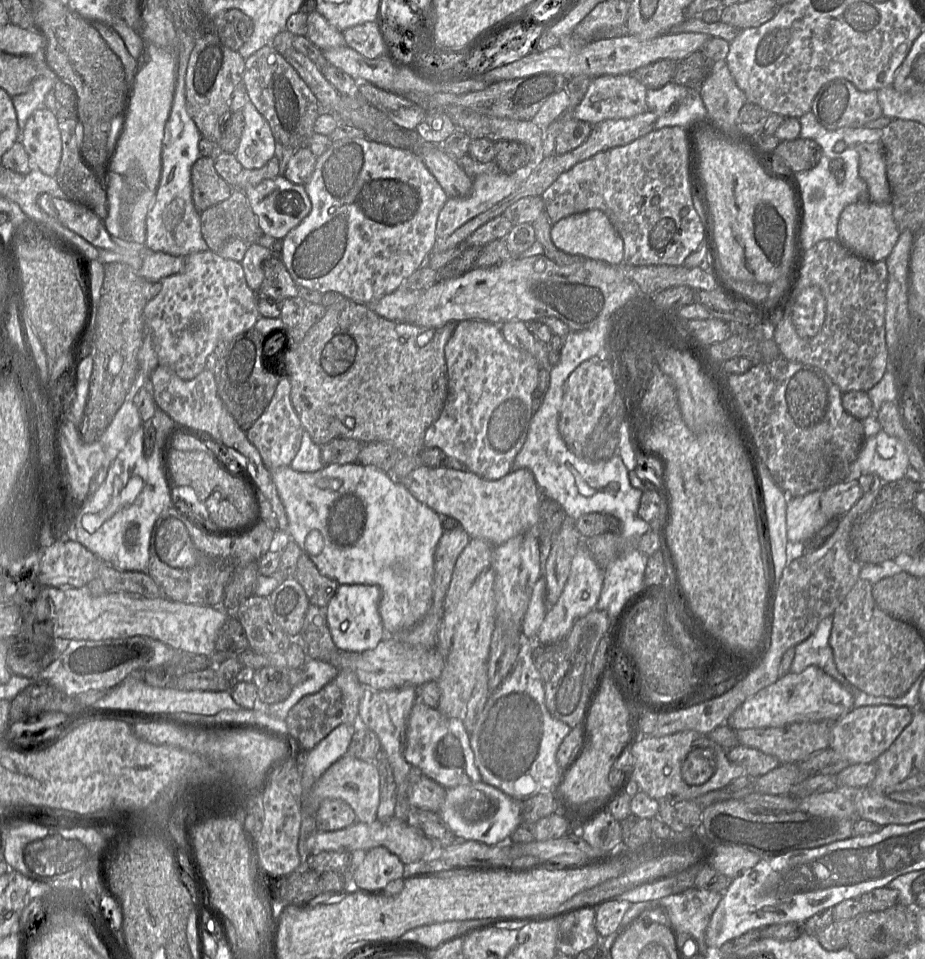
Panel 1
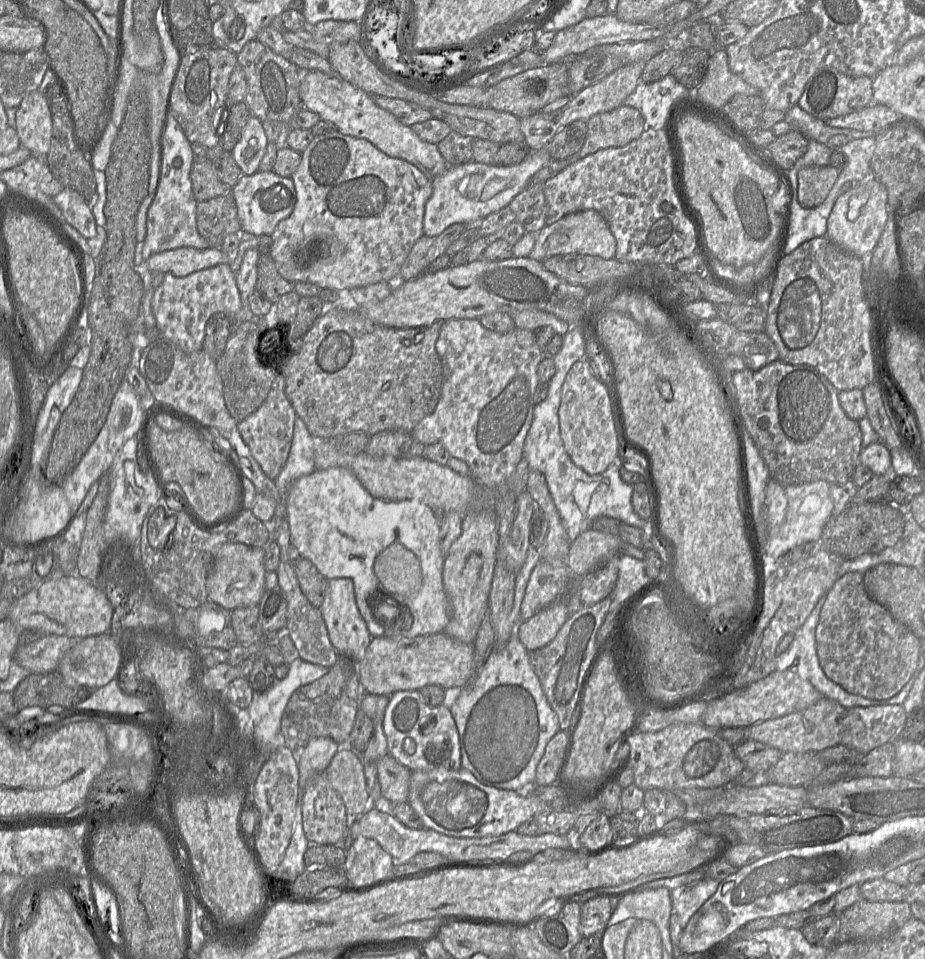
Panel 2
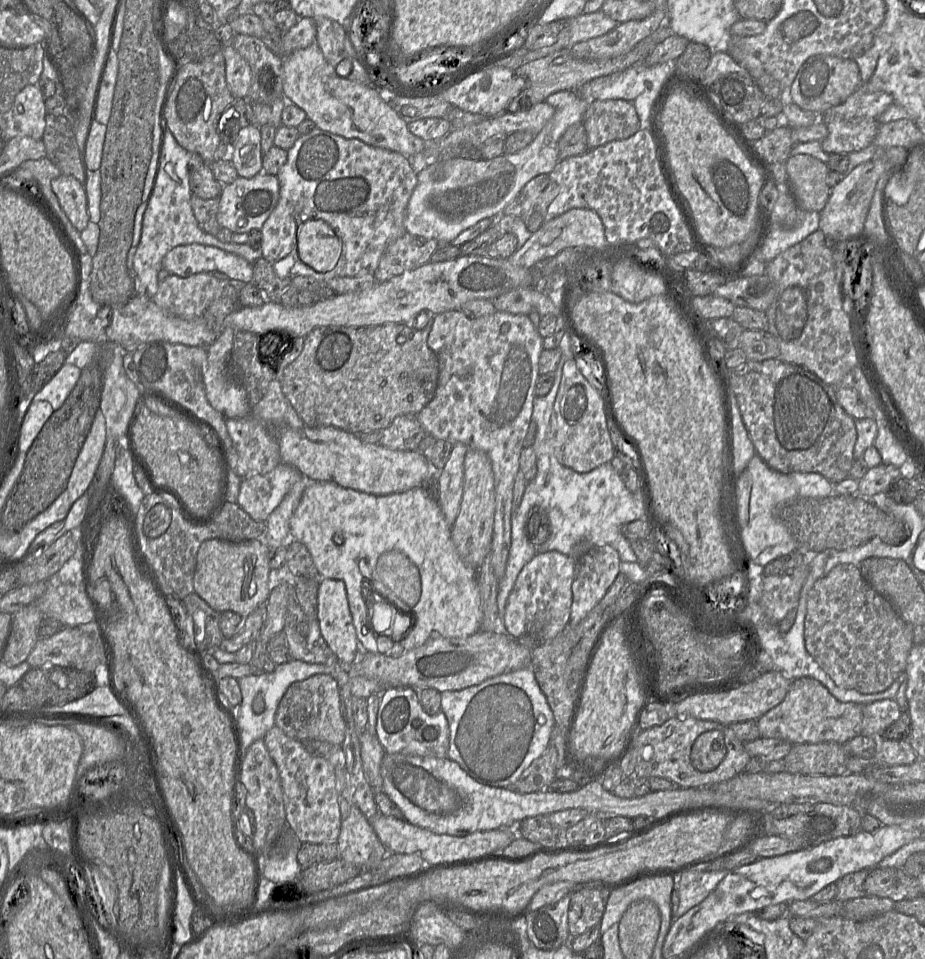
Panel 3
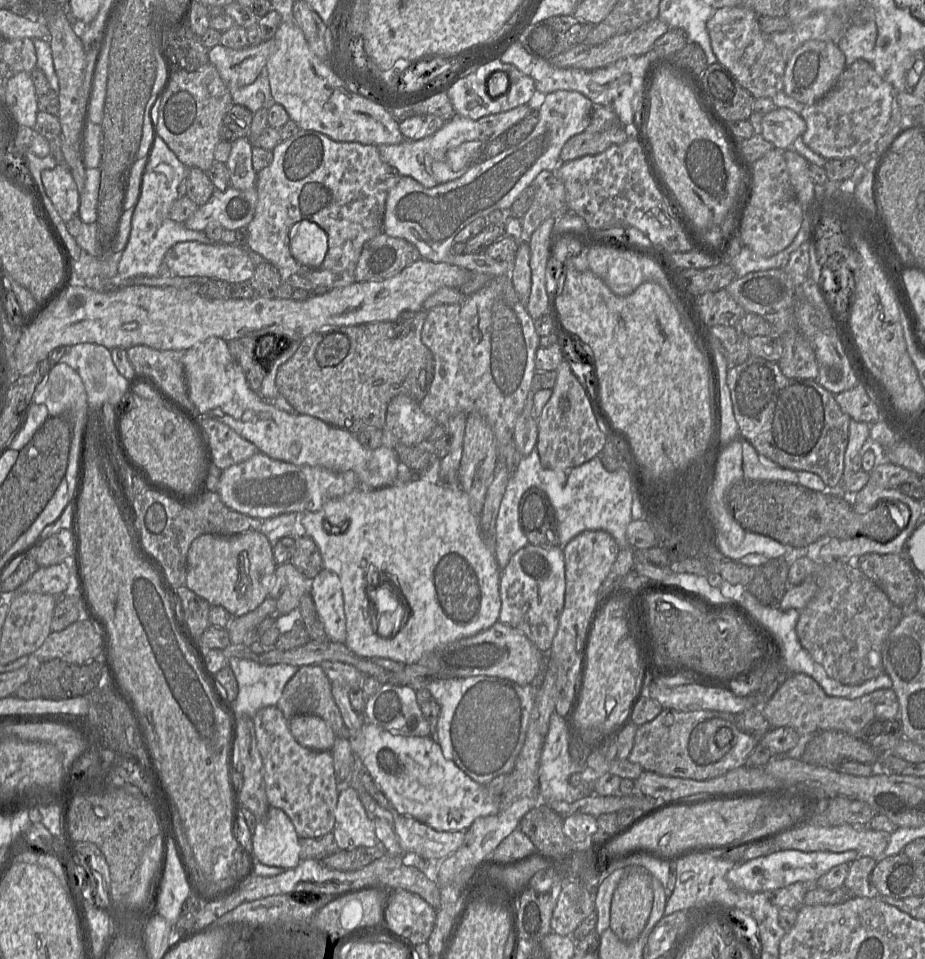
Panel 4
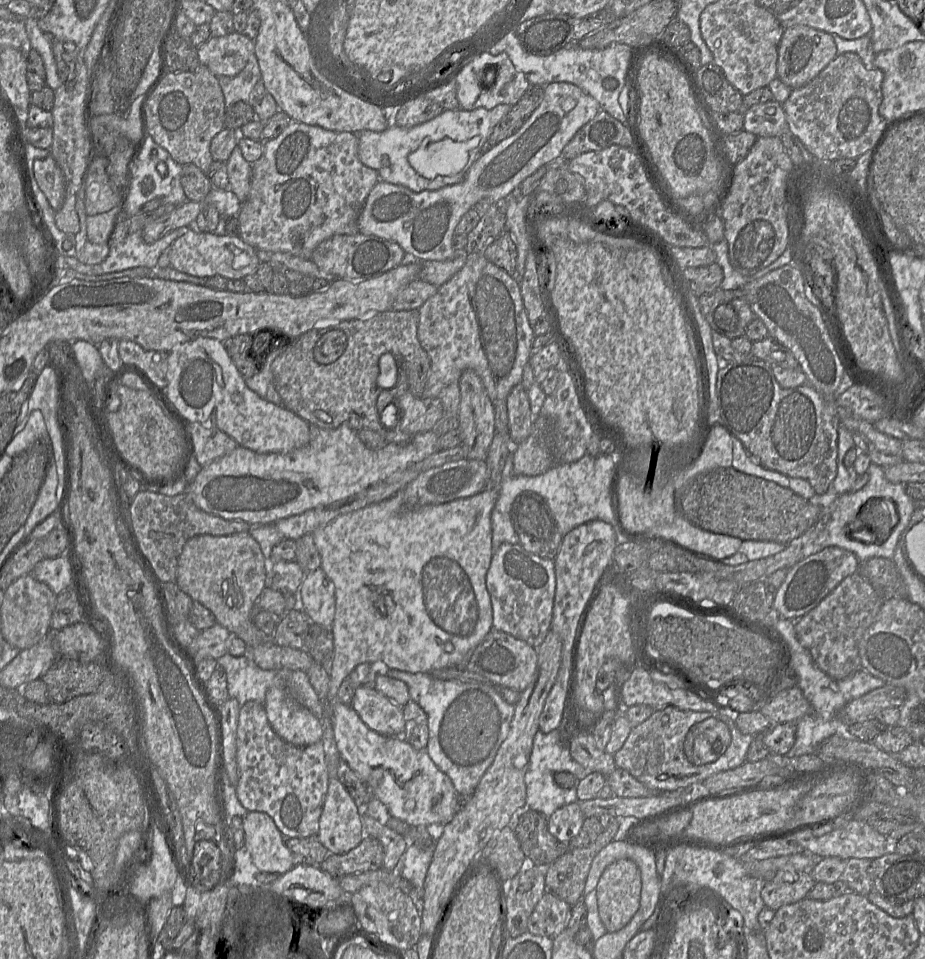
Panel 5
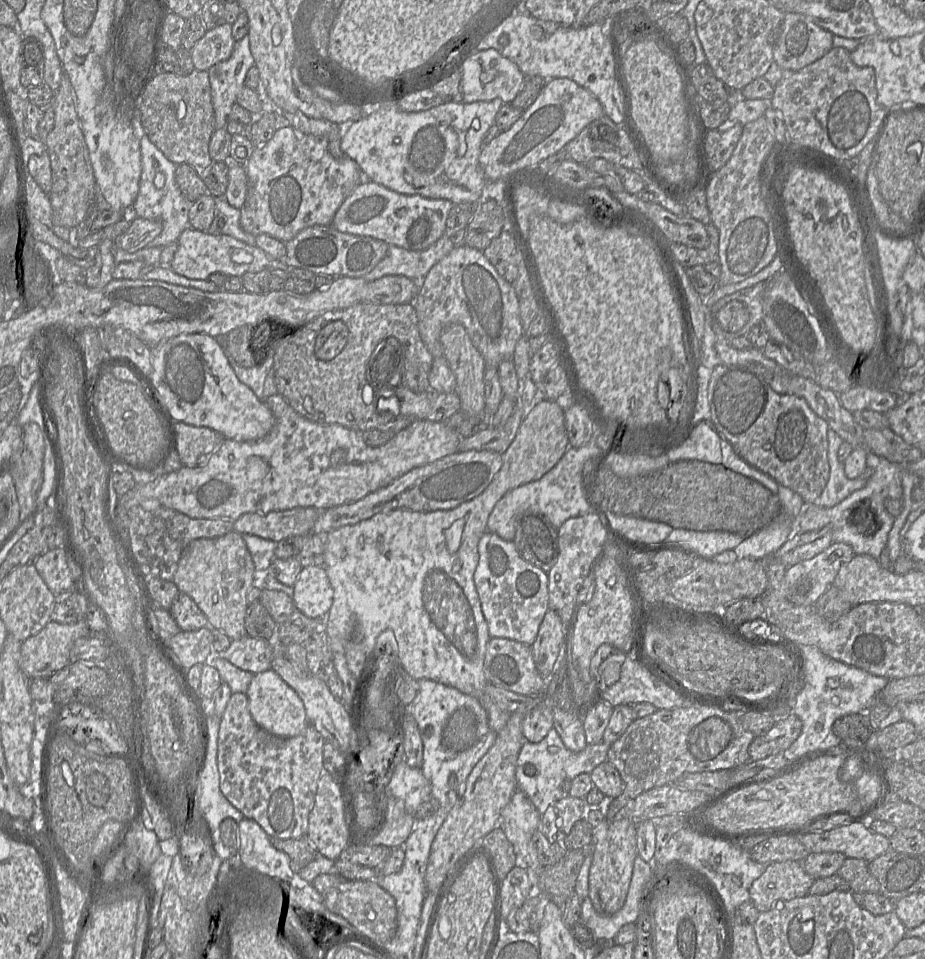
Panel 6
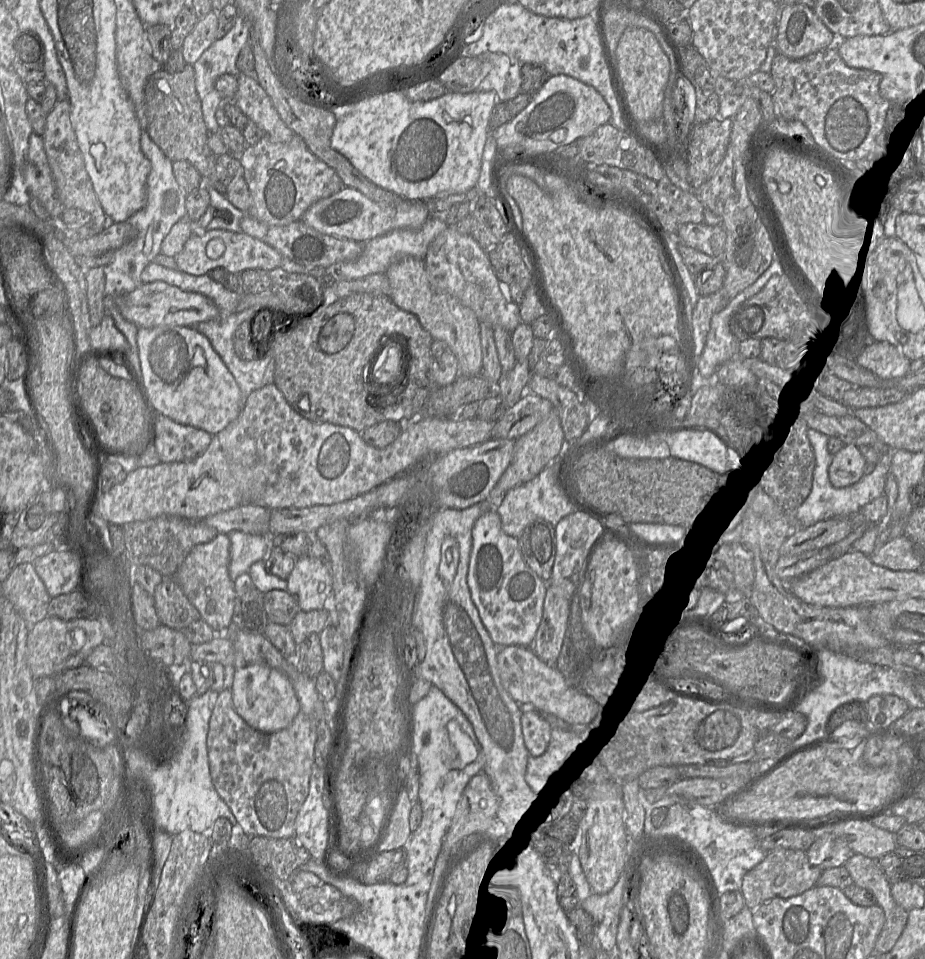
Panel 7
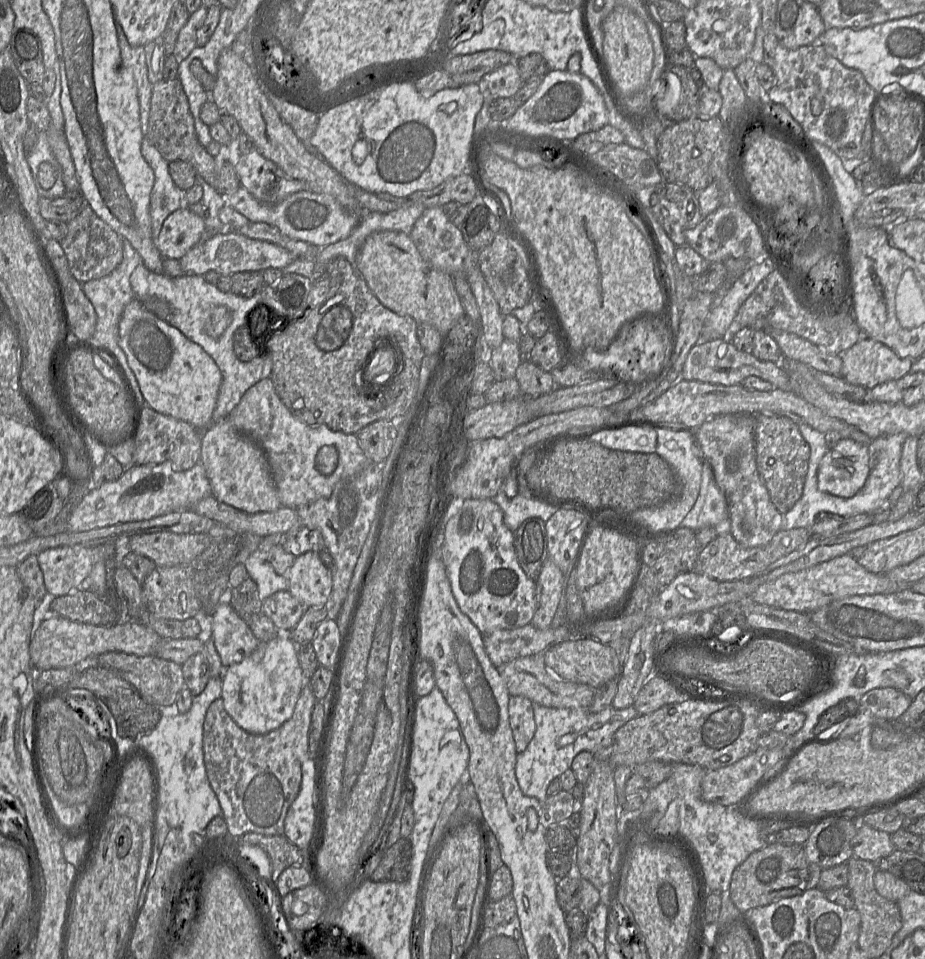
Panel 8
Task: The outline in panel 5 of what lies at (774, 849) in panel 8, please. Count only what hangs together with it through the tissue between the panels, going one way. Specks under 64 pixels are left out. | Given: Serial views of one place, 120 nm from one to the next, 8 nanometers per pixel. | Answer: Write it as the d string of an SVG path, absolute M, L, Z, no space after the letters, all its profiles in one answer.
M810 872L779 874L765 883L761 897L766 907L776 911L806 898L815 883Z

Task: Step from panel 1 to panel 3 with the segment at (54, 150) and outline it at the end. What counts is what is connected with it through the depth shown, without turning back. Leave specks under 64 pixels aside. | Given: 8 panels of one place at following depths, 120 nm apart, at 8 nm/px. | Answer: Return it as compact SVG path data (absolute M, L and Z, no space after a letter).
M28 85L22 91L20 91L14 100L13 107L9 114L3 114L7 116L7 133L9 138L12 135L24 135L34 139L41 139L45 130L45 116L47 114L45 108L45 97L36 85Z

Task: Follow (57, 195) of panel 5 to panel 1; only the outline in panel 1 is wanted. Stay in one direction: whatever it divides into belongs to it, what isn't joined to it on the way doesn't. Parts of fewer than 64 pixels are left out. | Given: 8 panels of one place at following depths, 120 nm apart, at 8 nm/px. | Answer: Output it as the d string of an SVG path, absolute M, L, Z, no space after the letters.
M49 193L37 198L39 207L50 217L75 232L98 249L114 249L112 236L92 210L70 199L60 199Z

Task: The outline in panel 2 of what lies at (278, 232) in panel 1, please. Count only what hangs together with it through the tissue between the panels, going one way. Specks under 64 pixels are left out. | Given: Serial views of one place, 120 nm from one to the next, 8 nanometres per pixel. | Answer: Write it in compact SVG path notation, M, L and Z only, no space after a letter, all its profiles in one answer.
M273 171L242 175L231 188L237 206L237 215L242 232L255 236L271 235L277 224L287 218L296 203L296 190L289 177L281 177Z

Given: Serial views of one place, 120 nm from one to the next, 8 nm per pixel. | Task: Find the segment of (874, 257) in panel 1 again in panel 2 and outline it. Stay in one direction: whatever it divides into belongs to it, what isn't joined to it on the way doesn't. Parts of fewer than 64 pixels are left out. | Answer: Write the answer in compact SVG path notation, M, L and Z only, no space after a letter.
M874 175L848 183L851 183L851 188L838 197L830 212L826 237L842 250L868 258L876 247L888 219L887 189Z

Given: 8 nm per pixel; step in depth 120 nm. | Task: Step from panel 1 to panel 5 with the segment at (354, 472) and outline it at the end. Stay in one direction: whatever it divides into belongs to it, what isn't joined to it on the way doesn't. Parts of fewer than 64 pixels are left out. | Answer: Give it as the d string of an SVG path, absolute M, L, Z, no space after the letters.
M499 487L493 488L485 488L480 493L477 493L473 496L467 498L461 498L457 500L453 500L451 502L439 504L439 505L421 505L421 506L413 506L407 505L404 503L402 498L402 490L397 492L392 497L383 500L381 502L371 504L362 509L353 511L348 514L341 515L336 519L332 520L325 526L319 527L312 532L312 537L315 543L315 546L321 557L321 568L327 574L327 576L331 579L335 586L335 616L333 624L330 628L330 632L333 637L333 646L334 646L334 655L332 657L331 663L328 667L328 672L330 676L329 682L329 697L337 698L337 691L342 684L342 682L348 678L349 674L352 670L361 663L369 663L374 665L377 668L377 674L380 669L395 669L410 673L430 673L432 670L441 669L451 666L463 665L466 661L467 657L471 654L471 652L478 646L478 644L485 638L485 636L491 631L493 628L493 612L491 605L491 598L489 592L486 587L486 574L491 564L492 559L492 528L491 528L491 513L499 496Z

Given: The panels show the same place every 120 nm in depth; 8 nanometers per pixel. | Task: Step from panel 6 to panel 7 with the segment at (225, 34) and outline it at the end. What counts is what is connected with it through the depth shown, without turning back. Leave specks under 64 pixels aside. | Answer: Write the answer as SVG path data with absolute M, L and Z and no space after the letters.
M214 10L198 20L180 49L186 64L193 65L203 52L216 41L217 25L218 13Z

